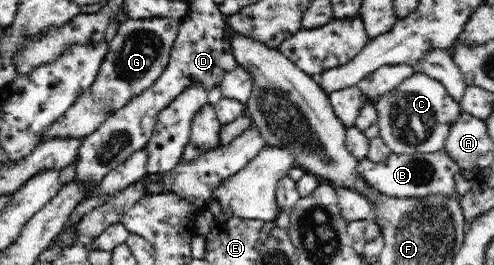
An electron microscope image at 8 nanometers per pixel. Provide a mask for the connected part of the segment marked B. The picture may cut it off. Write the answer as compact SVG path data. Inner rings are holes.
M439 149L436 153L413 153L413 155L391 155L381 163L371 162L364 158L359 160L359 176L369 184L375 192L387 197L401 199L424 198L427 196L459 197L456 191L456 173L460 171L457 163L447 154L447 150Z

